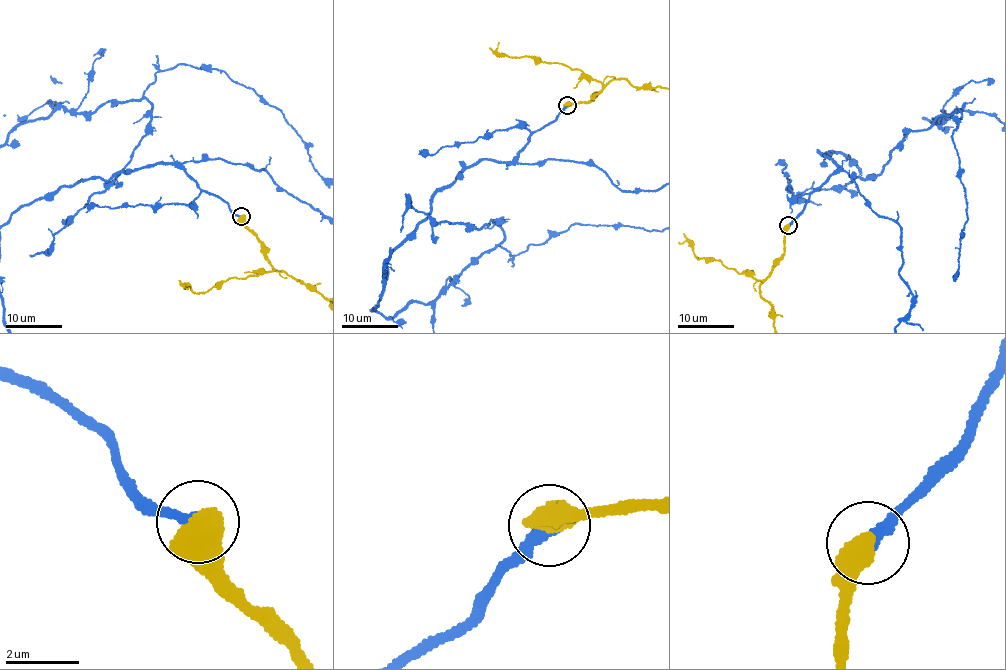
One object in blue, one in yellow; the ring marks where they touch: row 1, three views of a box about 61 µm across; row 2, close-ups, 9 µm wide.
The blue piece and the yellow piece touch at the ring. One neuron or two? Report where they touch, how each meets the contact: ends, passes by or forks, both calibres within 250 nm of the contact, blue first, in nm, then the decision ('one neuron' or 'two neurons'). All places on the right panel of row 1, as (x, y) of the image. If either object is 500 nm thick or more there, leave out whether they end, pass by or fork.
at (788, 225); 320 nm thick on the blue side, 700 nm on the other; one neuron

